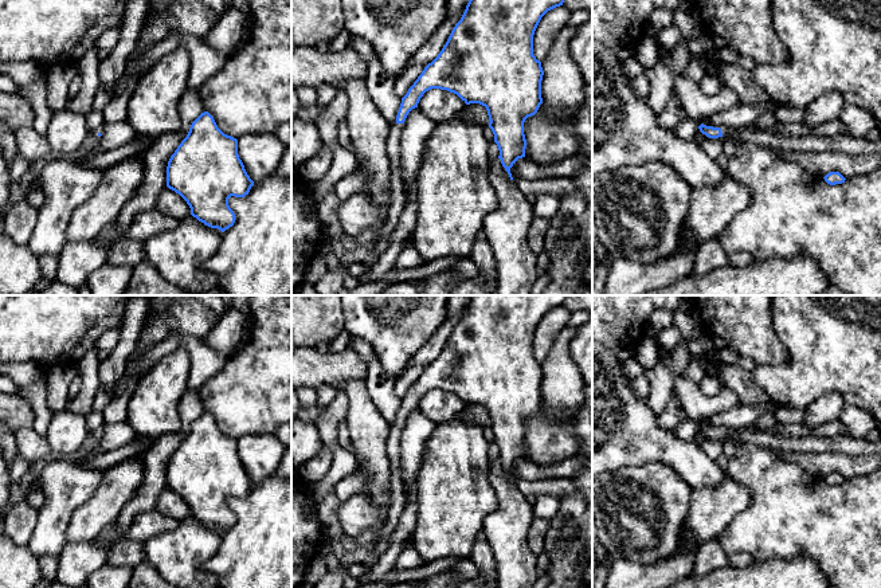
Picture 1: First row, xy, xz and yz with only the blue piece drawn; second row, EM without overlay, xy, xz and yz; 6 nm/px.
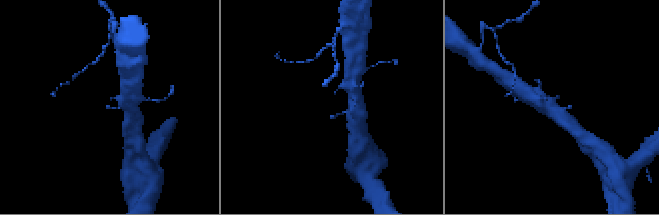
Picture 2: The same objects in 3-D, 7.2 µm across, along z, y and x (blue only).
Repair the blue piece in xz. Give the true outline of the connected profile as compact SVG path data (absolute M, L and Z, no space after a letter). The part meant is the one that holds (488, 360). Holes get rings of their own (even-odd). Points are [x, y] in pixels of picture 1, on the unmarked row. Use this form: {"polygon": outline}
{"polygon": "M471 295L461 321L453 329L446 345L438 357L428 364L407 395L402 399L402 404L396 416L396 423L391 426L385 451L391 469L391 503L384 528L379 533L379 540L392 534L400 516L406 507L406 490L399 470L400 458L400 435L403 424L408 413L418 408L423 395L431 389L447 391L457 395L466 405L479 404L486 408L489 416L489 428L494 435L494 443L498 447L502 467L513 481L510 469L518 460L525 458L526 440L524 435L524 423L528 418L537 413L541 399L543 368L541 362L533 356L533 336L541 318L551 310L563 306L569 295Z"}

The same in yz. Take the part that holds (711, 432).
{"polygon": "M701 424L698 430L702 435L705 435L709 439L718 439L718 438L727 439L733 431L736 431L736 430L720 430L720 428L706 427L704 424Z"}

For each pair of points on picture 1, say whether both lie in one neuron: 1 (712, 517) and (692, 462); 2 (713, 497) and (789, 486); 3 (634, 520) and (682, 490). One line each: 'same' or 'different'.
1: different
2: different
3: same

